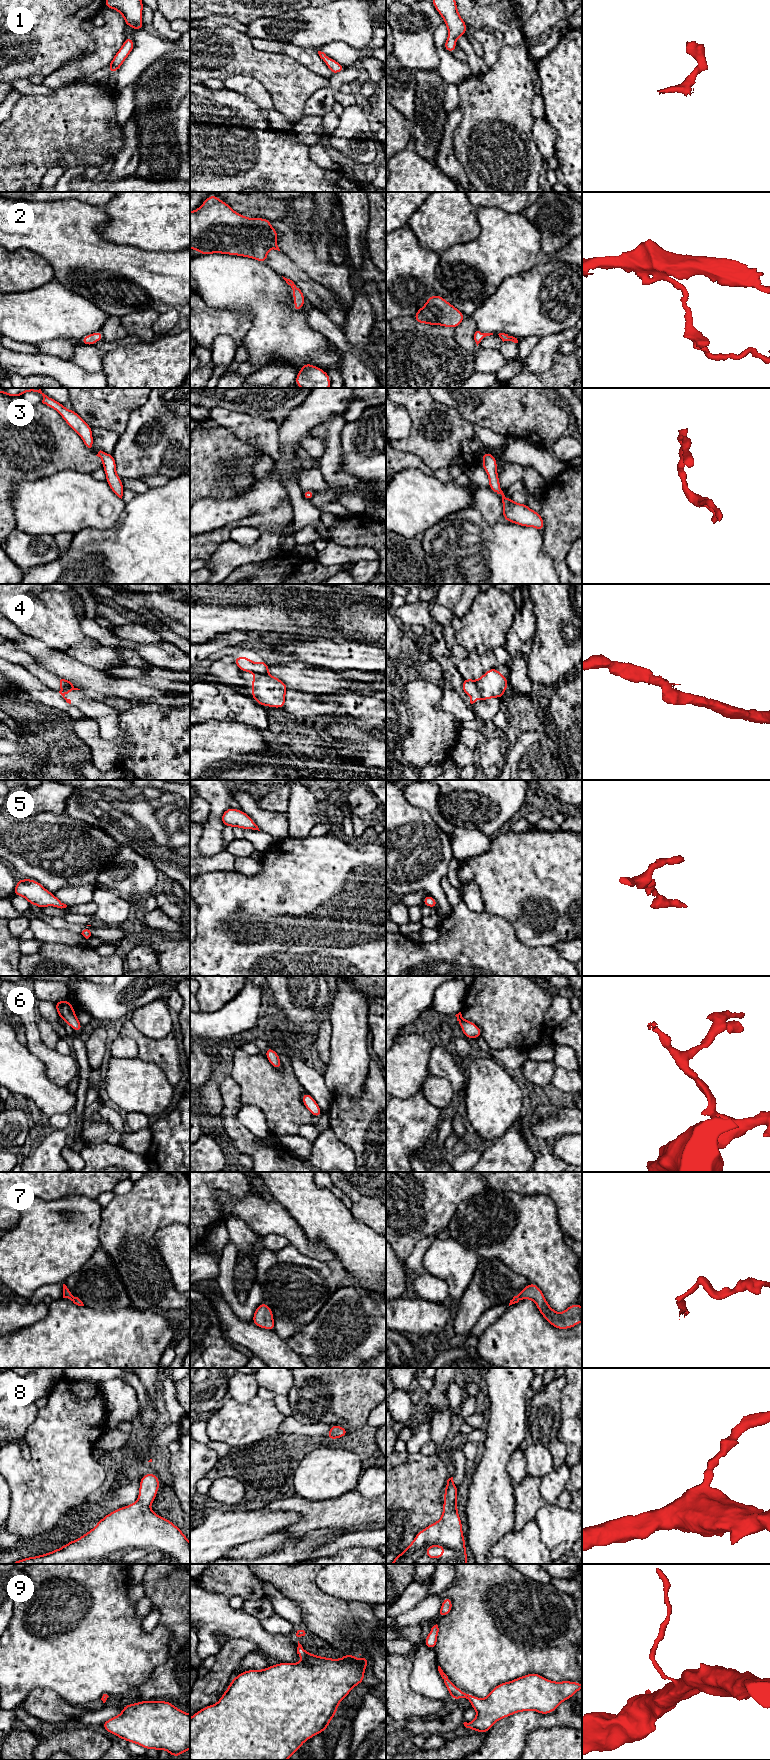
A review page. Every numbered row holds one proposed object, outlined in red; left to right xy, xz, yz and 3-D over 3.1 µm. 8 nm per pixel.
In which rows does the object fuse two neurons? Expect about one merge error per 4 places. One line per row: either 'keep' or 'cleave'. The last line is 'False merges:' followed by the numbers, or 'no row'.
1: keep
2: keep
3: keep
4: cleave
5: keep
6: keep
7: keep
8: keep
9: keep
False merges: 4

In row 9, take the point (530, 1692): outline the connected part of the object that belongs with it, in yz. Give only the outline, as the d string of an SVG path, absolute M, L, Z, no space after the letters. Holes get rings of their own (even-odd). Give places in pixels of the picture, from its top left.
M440 1666L438 1671L452 1700L466 1698L477 1711L472 1722L464 1722L466 1728L487 1733L495 1722L512 1714L534 1710L540 1714L549 1714L557 1709L561 1702L571 1698L582 1684L571 1681L554 1682L537 1673L530 1673L515 1680L499 1684L490 1694L480 1699L457 1688Z

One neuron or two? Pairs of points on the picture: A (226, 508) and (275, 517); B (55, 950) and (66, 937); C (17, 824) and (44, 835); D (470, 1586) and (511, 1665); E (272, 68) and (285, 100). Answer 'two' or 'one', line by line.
A: two
B: two
C: one
D: one
E: one

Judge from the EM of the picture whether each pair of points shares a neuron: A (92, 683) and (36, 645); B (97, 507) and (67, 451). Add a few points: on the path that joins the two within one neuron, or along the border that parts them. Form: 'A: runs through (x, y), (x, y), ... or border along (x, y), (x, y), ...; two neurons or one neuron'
A: runs through (78, 673), (50, 658); one neuron
B: border along (90, 473), (61, 470), (55, 474); two neurons

